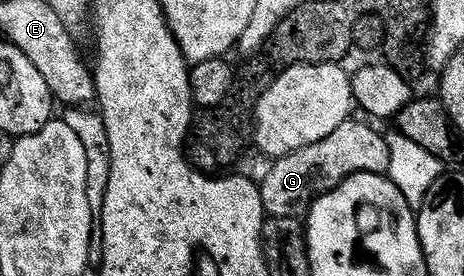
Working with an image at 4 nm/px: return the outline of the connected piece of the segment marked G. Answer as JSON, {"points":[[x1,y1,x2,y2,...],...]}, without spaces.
{"points":[[349,118,330,130,326,138,298,146,285,156,275,157,268,168,268,173,258,183,258,195,268,216,299,216,307,213,316,197,338,186,350,174,355,172,387,173,388,150,383,135,375,132,368,124,357,118]]}

